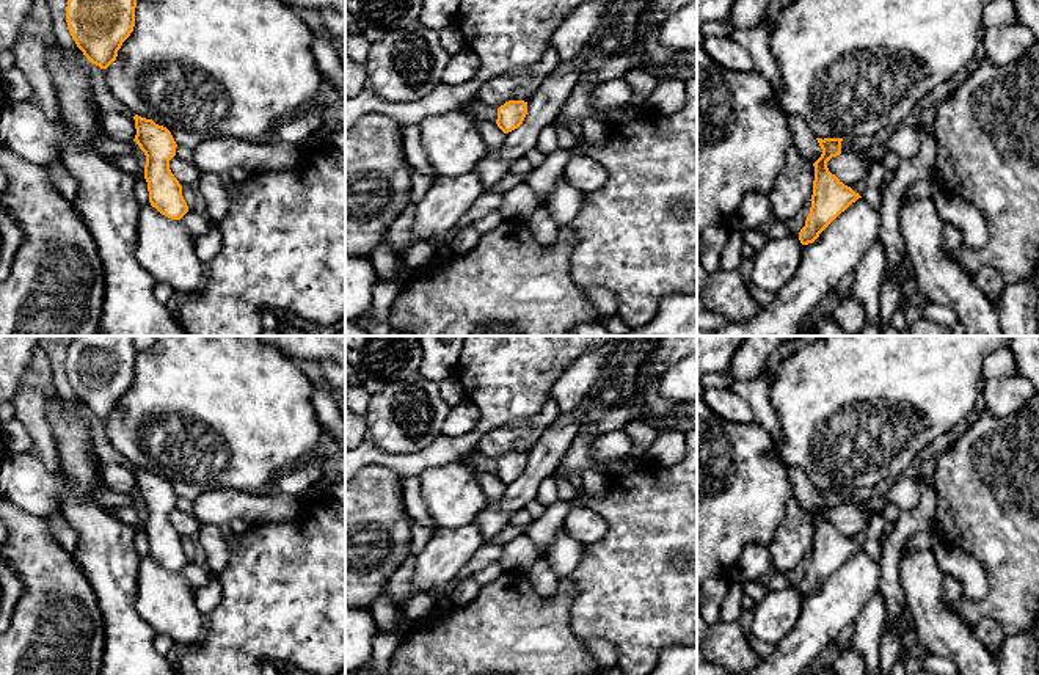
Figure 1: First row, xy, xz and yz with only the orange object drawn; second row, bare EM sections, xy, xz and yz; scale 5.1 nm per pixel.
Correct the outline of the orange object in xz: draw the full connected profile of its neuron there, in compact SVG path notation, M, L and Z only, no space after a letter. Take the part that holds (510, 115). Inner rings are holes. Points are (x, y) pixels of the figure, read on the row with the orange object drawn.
M509 100L498 108L498 127L509 133L518 129L527 115L527 102L524 100Z

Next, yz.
M816 138L822 154L813 163L815 181L810 213L805 220L805 226L799 232L802 245L813 243L819 234L852 202L862 198L851 187L844 185L827 168L827 162L832 157L841 154L843 138Z

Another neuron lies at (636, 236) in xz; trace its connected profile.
M697 77L684 86L686 105L676 113L647 108L636 119L612 119L603 146L578 135L582 155L601 163L607 181L601 188L584 195L582 209L570 224L576 235L570 275L582 290L603 287L614 292L617 316L629 328L648 323L665 297L697 294Z

